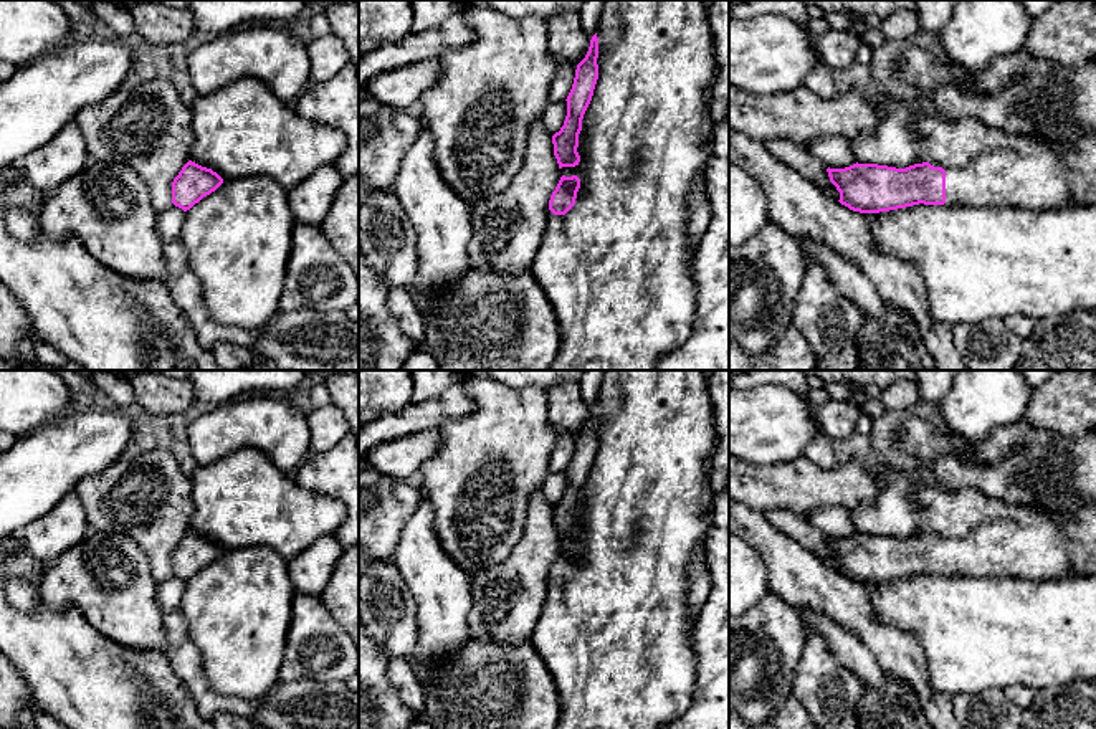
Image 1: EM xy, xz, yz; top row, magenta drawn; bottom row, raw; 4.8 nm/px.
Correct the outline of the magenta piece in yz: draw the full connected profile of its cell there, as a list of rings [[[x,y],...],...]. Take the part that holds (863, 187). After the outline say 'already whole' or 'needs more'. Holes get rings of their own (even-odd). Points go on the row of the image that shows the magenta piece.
[[[931,98],[874,101],[879,122],[850,142],[853,165],[827,169],[840,203],[860,213],[913,205],[1050,210],[1096,205],[1096,132],[1073,141],[1007,134],[975,119],[944,121]]]; needs more

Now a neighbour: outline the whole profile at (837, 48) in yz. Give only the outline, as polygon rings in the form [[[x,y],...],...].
[[[830,28],[827,33],[815,38],[815,46],[820,60],[830,69],[845,69],[856,63],[860,38],[846,30]]]

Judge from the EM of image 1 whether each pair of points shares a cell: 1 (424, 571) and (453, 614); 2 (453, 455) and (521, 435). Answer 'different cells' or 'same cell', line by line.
1: same cell
2: same cell

